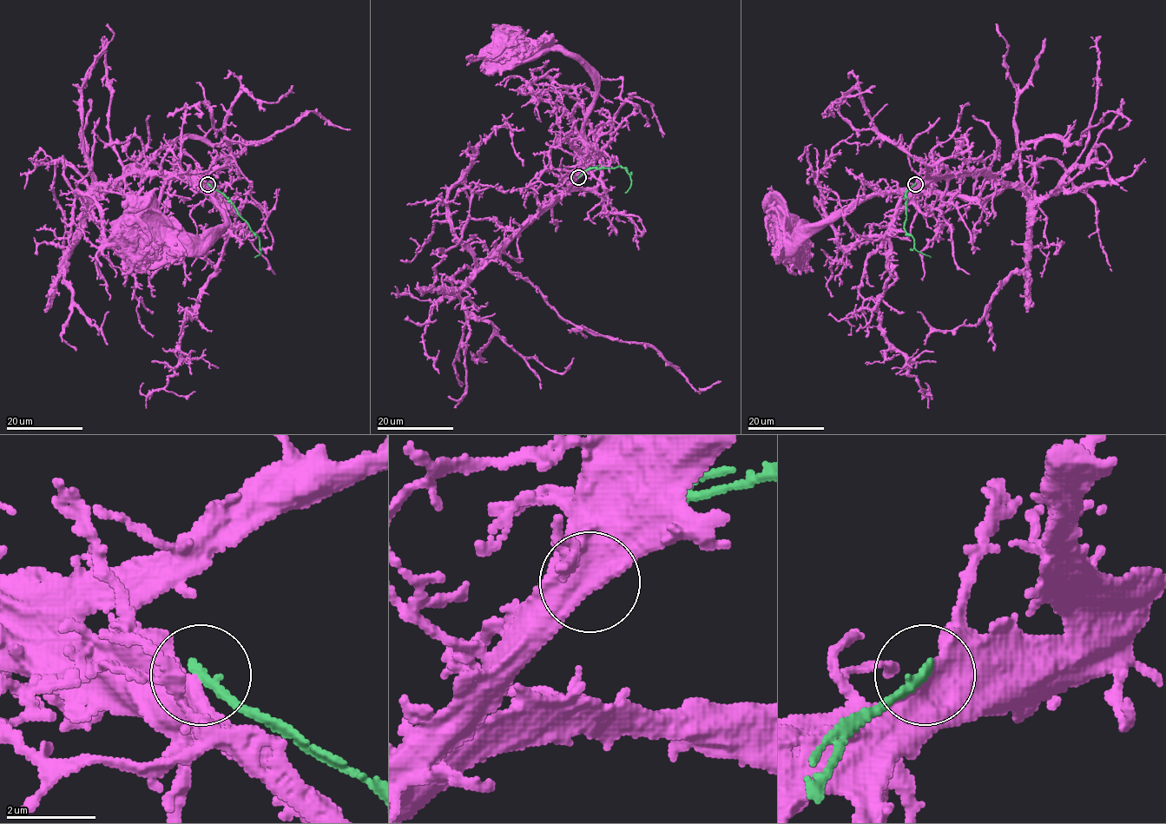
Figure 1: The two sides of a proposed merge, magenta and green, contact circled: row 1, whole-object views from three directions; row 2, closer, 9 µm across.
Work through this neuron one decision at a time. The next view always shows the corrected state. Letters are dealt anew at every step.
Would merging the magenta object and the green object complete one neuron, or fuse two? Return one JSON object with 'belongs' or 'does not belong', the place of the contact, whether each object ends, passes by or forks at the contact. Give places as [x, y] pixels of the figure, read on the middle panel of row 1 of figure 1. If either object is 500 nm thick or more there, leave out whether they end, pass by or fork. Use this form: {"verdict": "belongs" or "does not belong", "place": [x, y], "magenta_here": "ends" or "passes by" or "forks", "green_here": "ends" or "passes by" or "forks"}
{"verdict": "does not belong", "place": [578, 177]}

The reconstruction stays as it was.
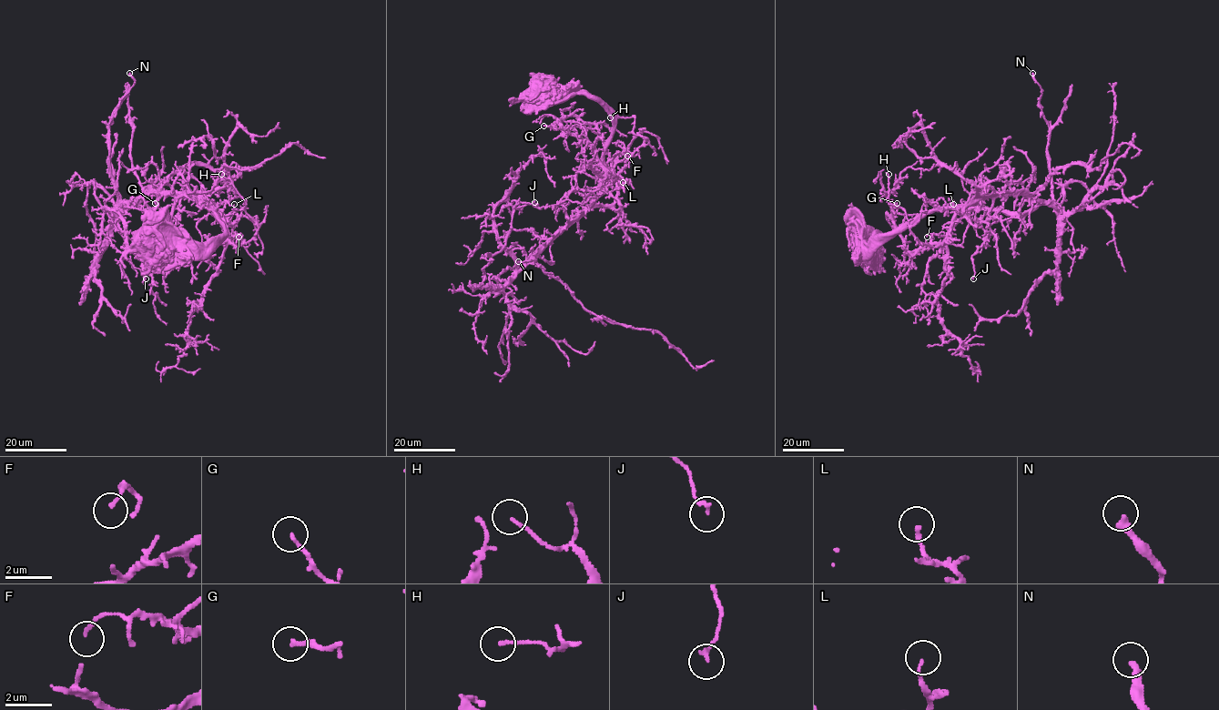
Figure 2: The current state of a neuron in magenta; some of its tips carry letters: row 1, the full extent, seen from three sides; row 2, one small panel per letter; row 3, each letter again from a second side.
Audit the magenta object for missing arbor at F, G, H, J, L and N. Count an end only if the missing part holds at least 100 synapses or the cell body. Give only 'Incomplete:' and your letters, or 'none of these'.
Incomplete: none of these

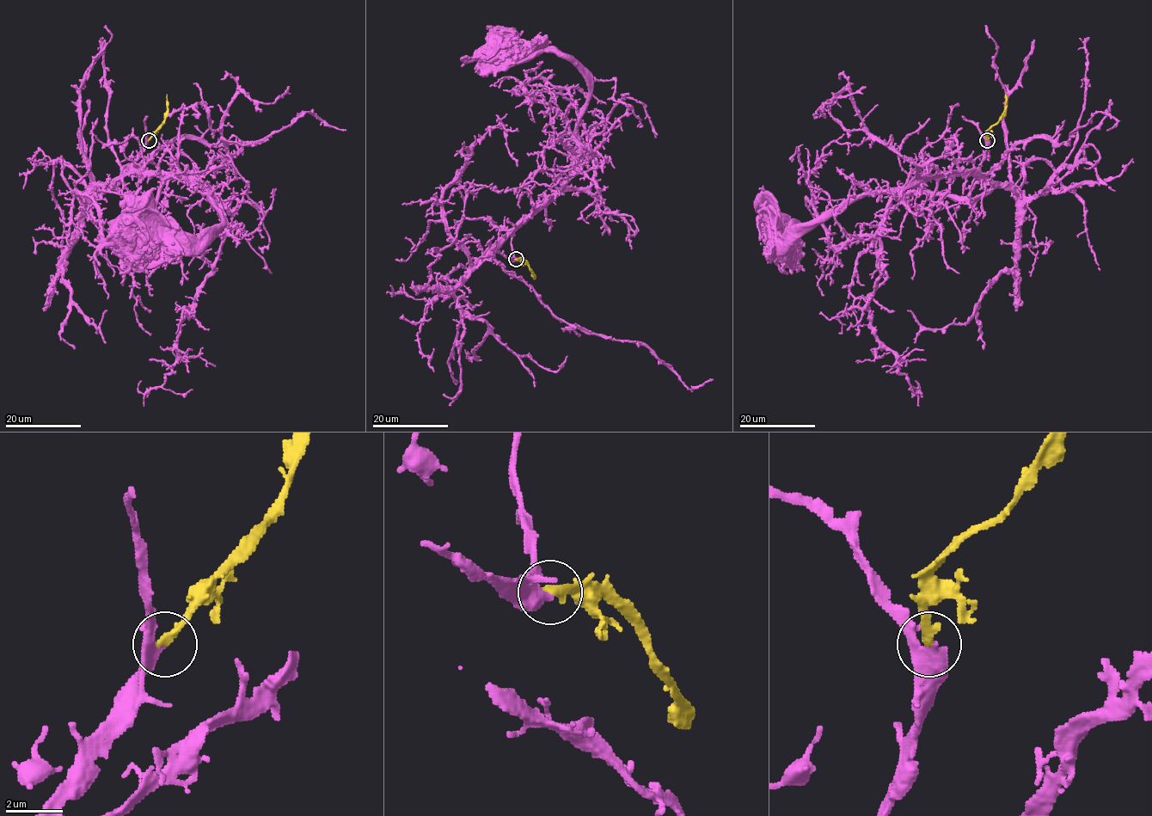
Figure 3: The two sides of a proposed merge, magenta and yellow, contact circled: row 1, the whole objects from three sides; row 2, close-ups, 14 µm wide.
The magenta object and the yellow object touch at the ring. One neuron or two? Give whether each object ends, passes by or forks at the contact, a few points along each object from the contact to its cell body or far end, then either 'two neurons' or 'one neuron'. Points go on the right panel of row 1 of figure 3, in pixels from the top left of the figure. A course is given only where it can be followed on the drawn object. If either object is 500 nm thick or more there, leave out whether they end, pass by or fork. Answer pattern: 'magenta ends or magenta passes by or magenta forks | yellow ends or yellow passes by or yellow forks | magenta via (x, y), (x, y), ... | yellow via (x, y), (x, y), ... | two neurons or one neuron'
magenta passes by | yellow ends | magenta via (987, 140), (977, 168), (852, 196), (791, 240), (780, 242), (791, 246), (786, 246) | yellow via (987, 140), (987, 131), (1003, 113), (1005, 95) | one neuron

